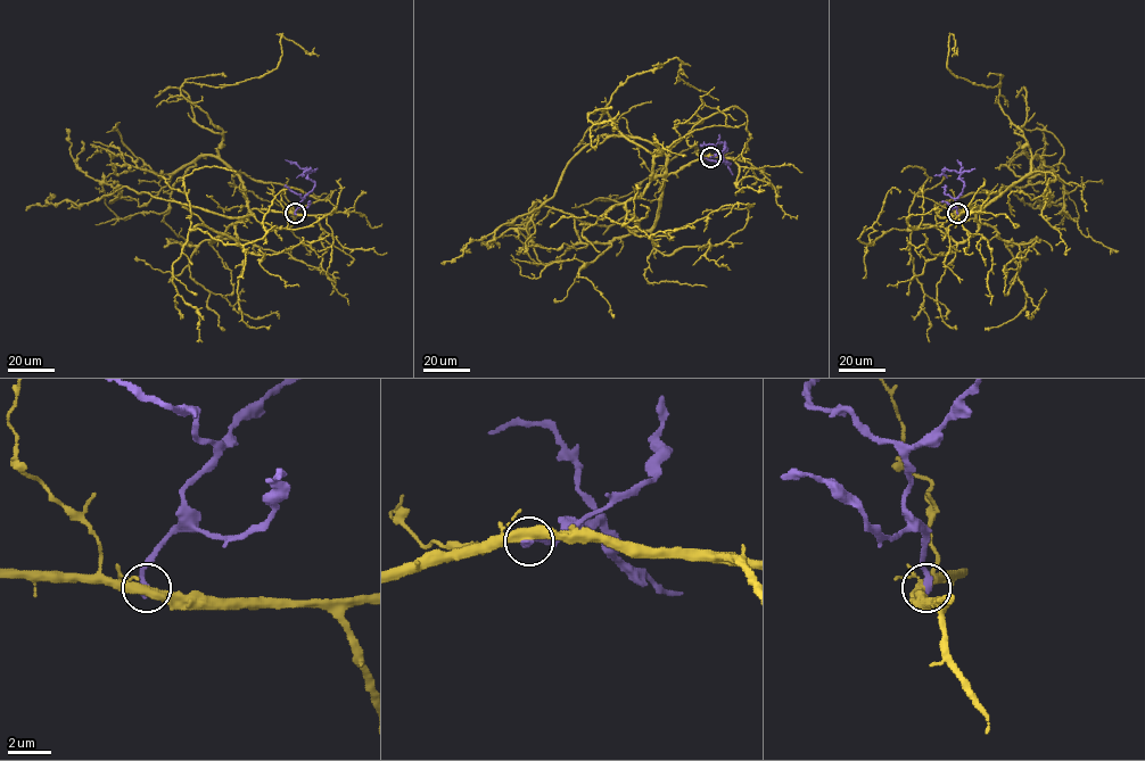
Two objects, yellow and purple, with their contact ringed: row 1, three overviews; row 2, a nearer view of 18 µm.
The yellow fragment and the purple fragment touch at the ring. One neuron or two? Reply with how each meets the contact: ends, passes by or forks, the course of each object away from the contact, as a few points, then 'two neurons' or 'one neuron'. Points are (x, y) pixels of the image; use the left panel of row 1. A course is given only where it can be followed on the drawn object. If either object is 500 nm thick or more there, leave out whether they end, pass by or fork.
yellow passes by | purple ends | yellow via (295, 214), (248, 208), (219, 158), (222, 131), (180, 87), (260, 77), (277, 67), (281, 34), (319, 56) | purple via (295, 214), (299, 203), (314, 185), (306, 173), (311, 170), (305, 170), (304, 175) | two neurons

